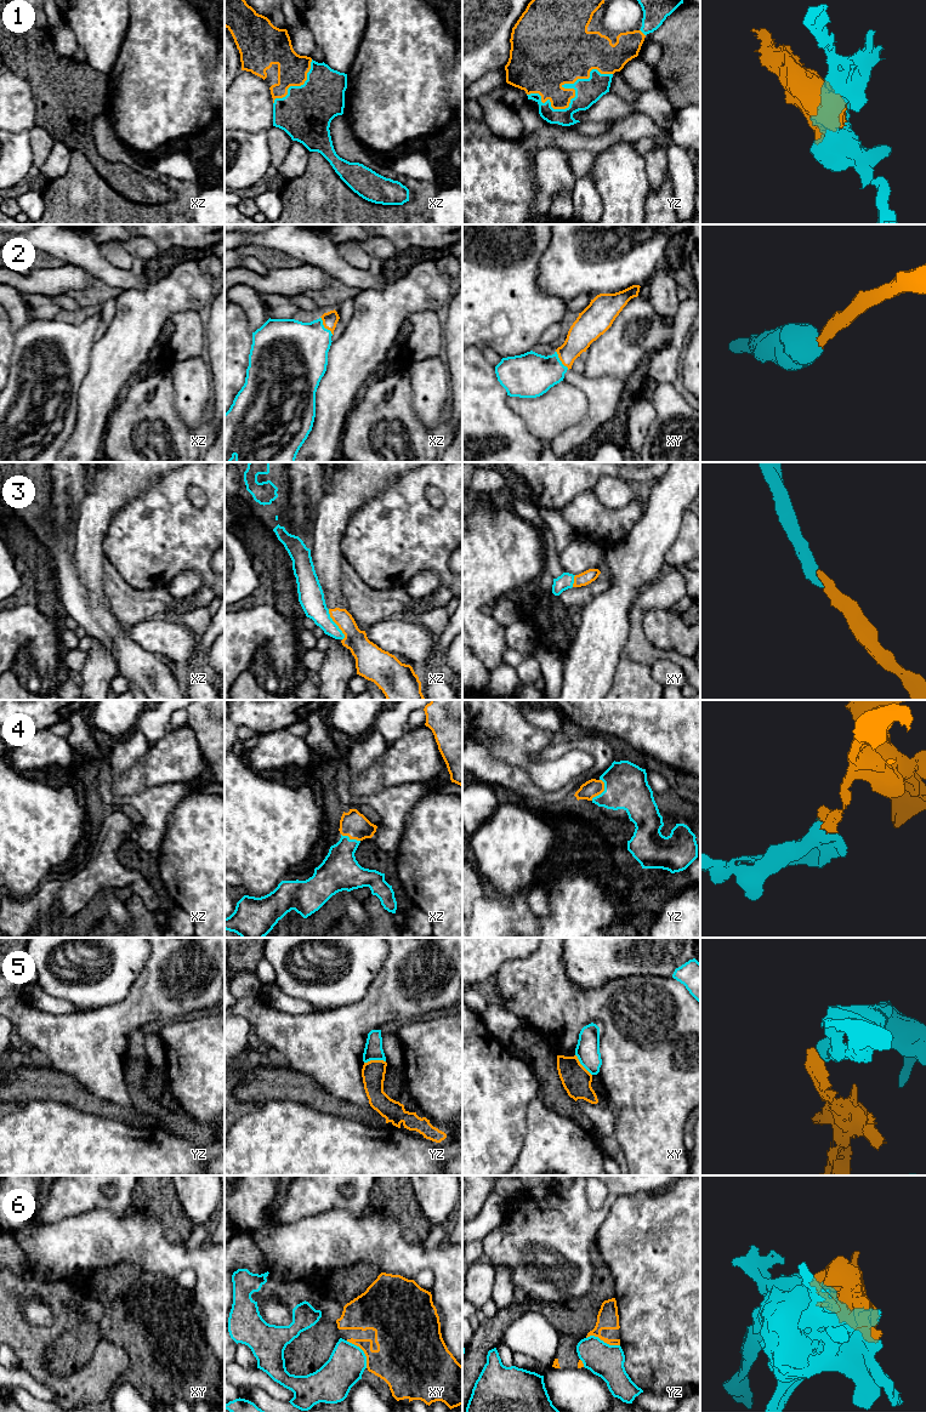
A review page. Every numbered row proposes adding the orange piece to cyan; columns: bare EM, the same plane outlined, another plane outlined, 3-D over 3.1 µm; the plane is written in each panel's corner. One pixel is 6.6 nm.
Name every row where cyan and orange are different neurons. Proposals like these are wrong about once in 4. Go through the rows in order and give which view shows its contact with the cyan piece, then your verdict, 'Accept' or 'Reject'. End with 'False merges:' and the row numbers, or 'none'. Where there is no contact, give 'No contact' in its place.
1: Touches cyan in yz. Accept
2: Touches cyan in xz. Accept
3: Touches cyan in xz. Accept
4: Touches cyan in yz. Accept
5: Touches cyan in yz. Reject
6: Touches cyan in xy. Reject
False merges: 5, 6

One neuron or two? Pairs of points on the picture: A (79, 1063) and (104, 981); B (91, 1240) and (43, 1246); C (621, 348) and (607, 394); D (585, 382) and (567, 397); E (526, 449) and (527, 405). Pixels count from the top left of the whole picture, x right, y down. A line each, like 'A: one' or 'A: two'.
A: two
B: one
C: two
D: two
E: two

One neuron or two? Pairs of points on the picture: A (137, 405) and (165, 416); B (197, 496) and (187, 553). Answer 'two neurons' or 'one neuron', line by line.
A: one neuron
B: two neurons

